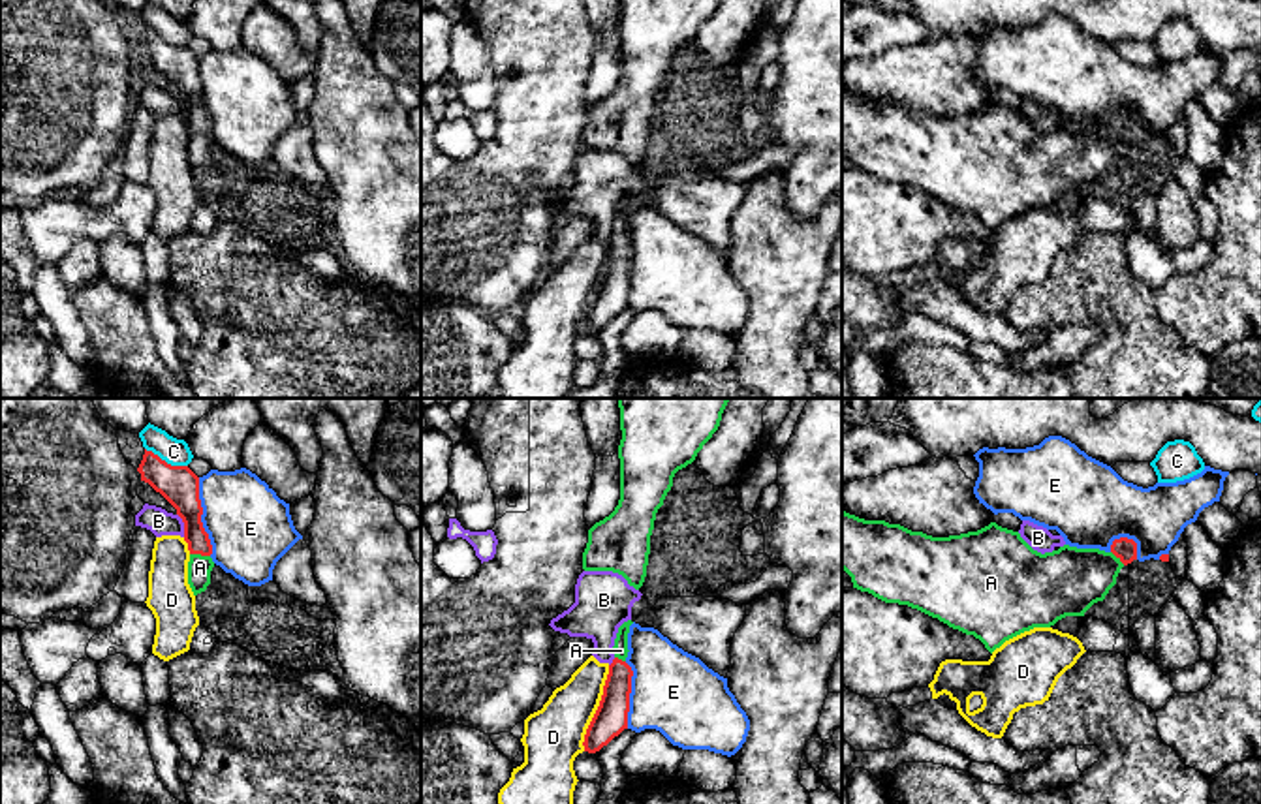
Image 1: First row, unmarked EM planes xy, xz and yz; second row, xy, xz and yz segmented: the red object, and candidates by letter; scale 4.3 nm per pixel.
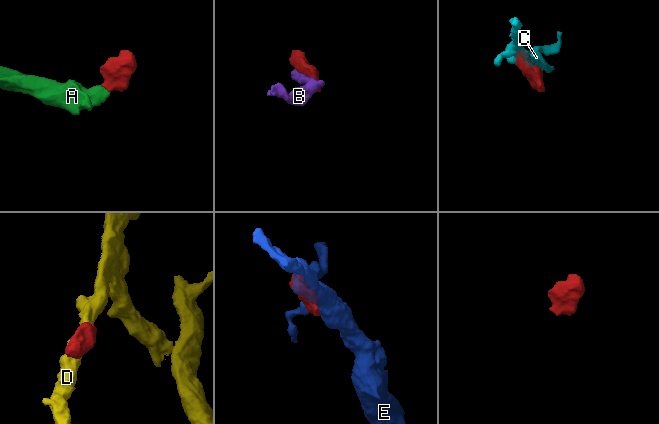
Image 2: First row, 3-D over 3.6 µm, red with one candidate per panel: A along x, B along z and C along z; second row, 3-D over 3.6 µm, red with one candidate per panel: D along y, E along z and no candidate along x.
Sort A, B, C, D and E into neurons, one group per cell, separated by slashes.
A / B / C / D / E

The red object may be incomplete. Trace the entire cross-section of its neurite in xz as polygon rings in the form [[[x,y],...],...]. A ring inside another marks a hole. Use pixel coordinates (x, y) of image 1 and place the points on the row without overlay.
[[[628,199],[618,207],[609,244],[609,254],[603,265],[599,286],[584,314],[584,331],[596,332],[607,325],[615,316],[628,308],[630,272],[633,250],[626,242],[628,237],[628,212],[633,201]]]

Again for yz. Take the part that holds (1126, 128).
[[[842,90],[842,148],[851,156],[853,167],[973,214],[990,233],[1024,210],[1051,207],[1066,195],[1084,195],[1094,182],[1105,178],[1120,148],[1133,139],[1137,122],[1128,116],[1114,118],[1109,131],[1064,124],[1041,133],[1019,111],[996,101],[977,111],[932,116]]]

